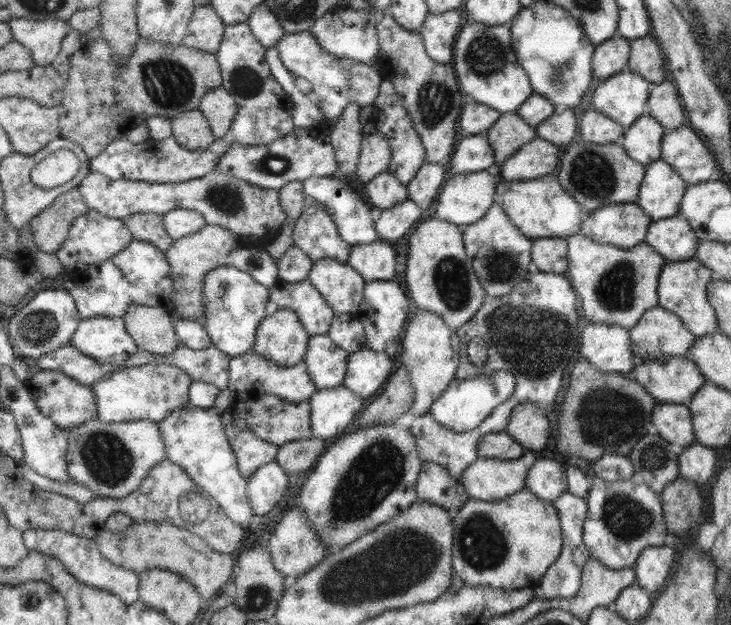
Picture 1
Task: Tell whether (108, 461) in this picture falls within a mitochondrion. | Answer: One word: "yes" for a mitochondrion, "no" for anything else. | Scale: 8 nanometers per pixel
yes

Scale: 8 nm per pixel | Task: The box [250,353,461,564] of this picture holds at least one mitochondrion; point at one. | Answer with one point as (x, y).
(375, 473)

